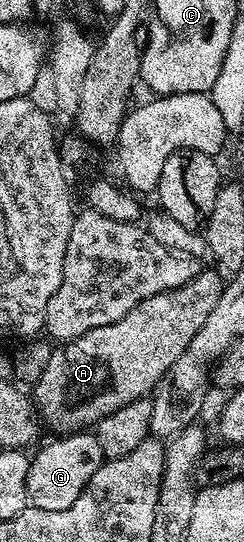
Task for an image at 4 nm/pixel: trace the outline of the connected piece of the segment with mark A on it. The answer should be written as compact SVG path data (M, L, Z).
M198 270L197 276L187 285L179 289L171 289L159 293L155 297L147 297L127 317L115 321L111 325L103 325L99 329L91 329L83 337L62 342L47 358L36 376L37 384L31 390L31 398L36 406L42 424L45 423L54 432L54 436L71 435L75 431L92 428L107 413L115 413L115 409L123 409L136 399L144 399L149 390L172 372L175 361L191 345L191 337L203 329L203 321L215 309L215 304L223 293L225 283L213 271Z

